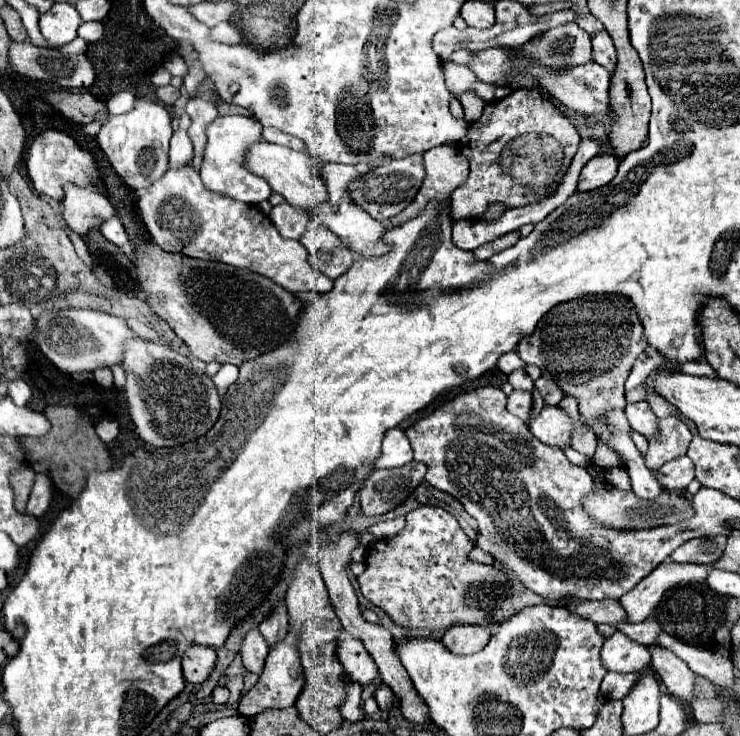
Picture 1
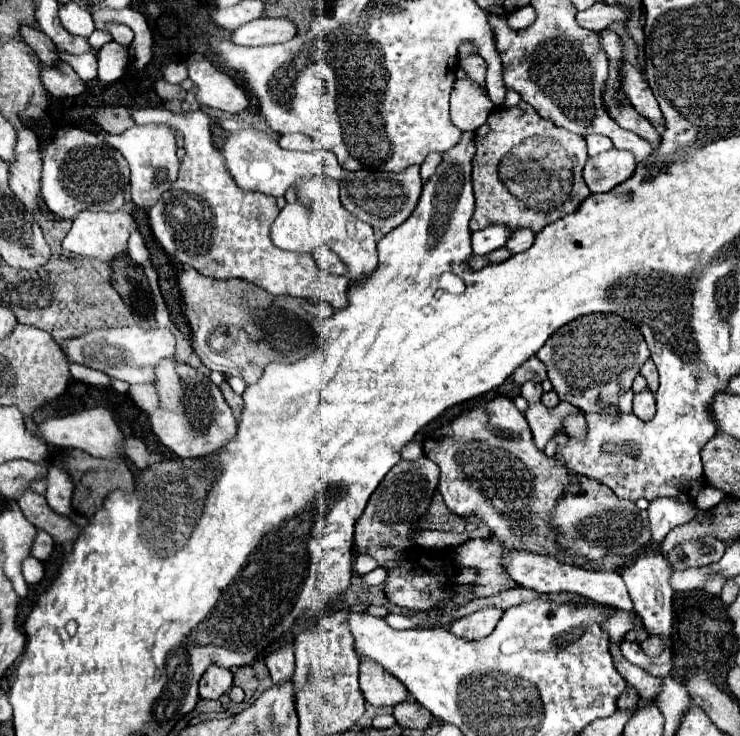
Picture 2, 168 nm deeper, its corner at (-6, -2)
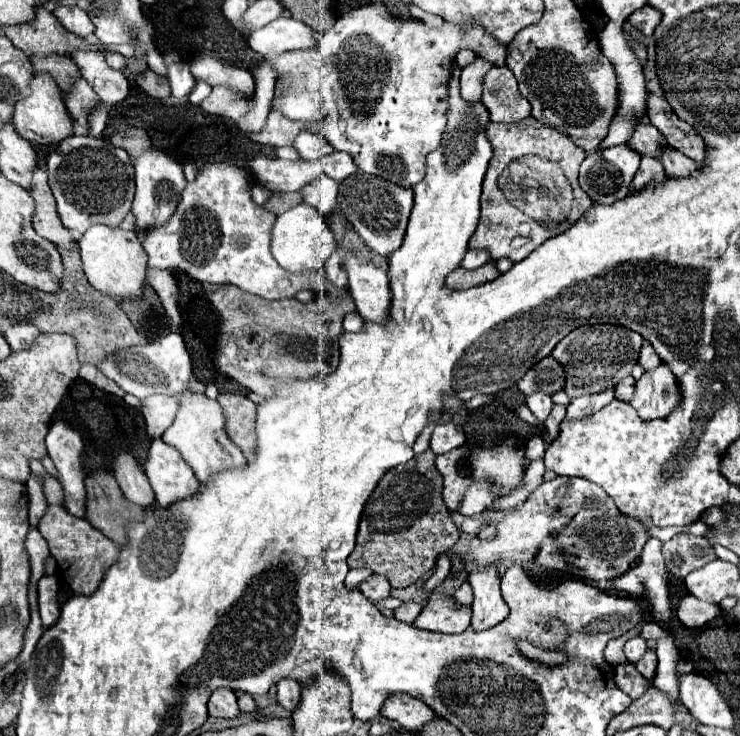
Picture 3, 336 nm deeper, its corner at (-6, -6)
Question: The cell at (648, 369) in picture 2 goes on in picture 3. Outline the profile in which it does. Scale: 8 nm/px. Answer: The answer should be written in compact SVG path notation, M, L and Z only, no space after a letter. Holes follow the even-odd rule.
M644 342L642 352L640 352L640 358L638 358L638 364L640 364L646 372L652 372L654 368L658 368L658 364L662 364L662 362L658 360L658 354L656 354L654 348L650 346L650 342Z

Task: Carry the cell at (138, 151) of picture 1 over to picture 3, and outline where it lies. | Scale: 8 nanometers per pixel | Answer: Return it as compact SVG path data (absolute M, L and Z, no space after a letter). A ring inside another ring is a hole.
M146 148L138 158L134 158L134 170L136 170L136 194L132 202L132 212L136 216L136 226L150 230L162 222L166 222L174 208L178 206L180 192L186 186L186 178L182 172L182 166L174 162L164 150L160 148Z

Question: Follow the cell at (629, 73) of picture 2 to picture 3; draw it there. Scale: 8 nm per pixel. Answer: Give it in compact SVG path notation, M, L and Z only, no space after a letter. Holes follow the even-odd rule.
M648 92L646 96L646 116L650 120L652 126L658 128L658 132L662 132L664 140L680 150L682 154L686 154L688 158L702 162L704 158L704 144L702 138L690 128L690 124L678 120L678 116L674 116L672 108L666 104L664 98L654 96L652 92Z

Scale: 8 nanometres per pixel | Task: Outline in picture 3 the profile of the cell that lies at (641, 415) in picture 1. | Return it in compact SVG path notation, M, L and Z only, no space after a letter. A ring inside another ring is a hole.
M660 364L654 372L646 372L634 390L630 402L642 420L654 420L666 416L678 404L678 386L668 368Z

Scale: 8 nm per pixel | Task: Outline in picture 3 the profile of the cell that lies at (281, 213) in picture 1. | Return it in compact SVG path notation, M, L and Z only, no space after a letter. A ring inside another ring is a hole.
M304 202L286 210L276 218L276 224L272 228L272 254L282 268L290 272L316 270L324 274L324 262L334 250L336 250L336 240L326 220L320 216L320 212L314 206Z

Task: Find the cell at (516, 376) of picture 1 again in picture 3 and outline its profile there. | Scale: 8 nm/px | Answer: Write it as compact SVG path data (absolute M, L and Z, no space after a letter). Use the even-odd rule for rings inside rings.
M534 392L534 394L526 396L526 406L532 410L532 414L538 420L546 420L546 416L550 414L550 408L552 408L552 400L544 392Z

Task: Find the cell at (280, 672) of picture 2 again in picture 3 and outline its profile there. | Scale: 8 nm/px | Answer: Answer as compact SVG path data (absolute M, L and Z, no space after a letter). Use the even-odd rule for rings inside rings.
M282 678L276 684L278 688L278 702L286 708L286 710L294 710L294 704L298 702L300 696L300 682L294 678Z

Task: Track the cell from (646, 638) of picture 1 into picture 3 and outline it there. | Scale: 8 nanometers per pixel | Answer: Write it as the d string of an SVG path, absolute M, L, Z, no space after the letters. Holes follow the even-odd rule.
M648 650L642 660L636 662L636 668L638 672L646 678L646 680L652 680L654 678L654 672L656 672L656 652L654 650Z

